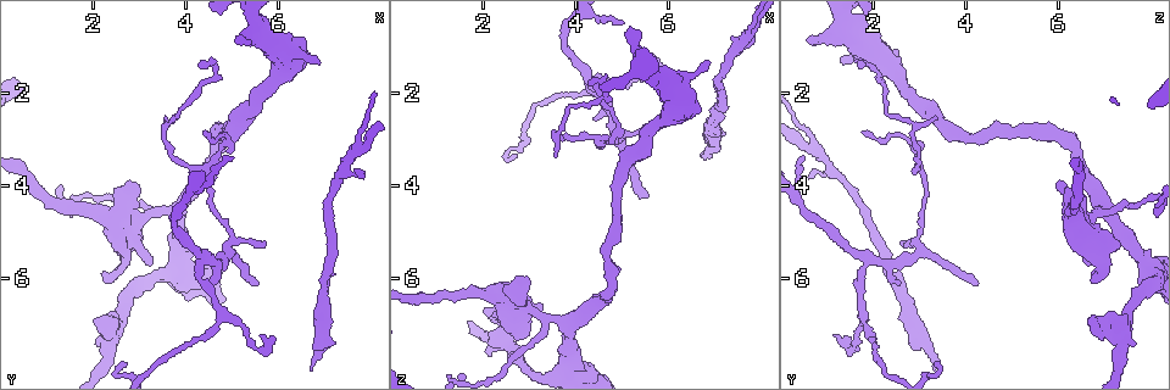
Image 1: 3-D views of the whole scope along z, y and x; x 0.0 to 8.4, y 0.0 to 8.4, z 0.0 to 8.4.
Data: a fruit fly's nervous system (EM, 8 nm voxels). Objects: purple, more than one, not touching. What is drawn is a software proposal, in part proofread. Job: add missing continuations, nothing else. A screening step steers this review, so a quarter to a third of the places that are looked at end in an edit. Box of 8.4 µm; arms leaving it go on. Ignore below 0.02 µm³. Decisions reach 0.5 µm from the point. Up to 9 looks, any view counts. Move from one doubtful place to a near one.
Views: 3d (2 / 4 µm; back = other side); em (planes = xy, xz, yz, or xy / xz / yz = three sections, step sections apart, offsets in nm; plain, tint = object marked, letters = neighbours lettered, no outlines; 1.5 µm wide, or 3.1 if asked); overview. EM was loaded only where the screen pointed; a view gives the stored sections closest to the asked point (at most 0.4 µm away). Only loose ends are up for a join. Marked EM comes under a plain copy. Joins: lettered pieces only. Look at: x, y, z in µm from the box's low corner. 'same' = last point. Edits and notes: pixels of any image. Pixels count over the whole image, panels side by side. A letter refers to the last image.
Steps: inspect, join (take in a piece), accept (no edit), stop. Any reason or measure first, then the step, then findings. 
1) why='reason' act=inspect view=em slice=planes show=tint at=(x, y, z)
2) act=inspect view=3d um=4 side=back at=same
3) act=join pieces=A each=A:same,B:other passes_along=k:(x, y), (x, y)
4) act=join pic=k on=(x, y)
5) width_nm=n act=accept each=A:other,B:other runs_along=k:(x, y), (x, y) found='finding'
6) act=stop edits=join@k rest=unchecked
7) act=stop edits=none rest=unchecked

why='free end' act=inspect view=em slice=planes show=letters at=(5.50, 6.10, 4.25)

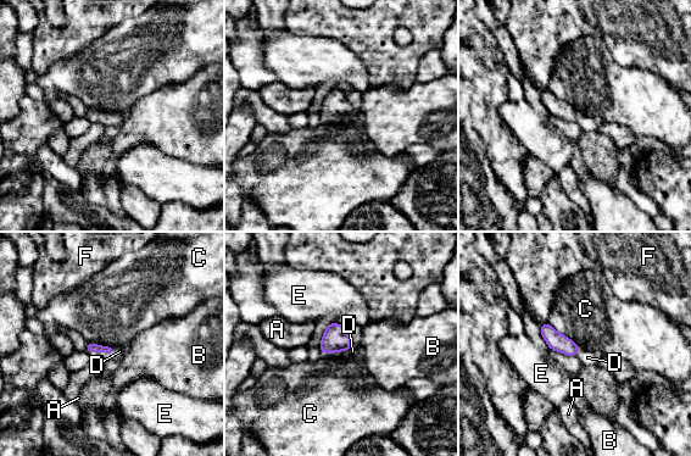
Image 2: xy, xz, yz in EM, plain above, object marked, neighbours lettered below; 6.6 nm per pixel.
act=join pieces=D each=A:other,B:other,C:other,D:same,E:other,F:other passes_along=2:(335, 338), (336, 350), (352, 351) found='it goes on there'

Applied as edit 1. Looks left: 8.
why='thin end' act=inspect view=em slice=xz step=8 show=tint at=(5.55, 7.20, 1.20)

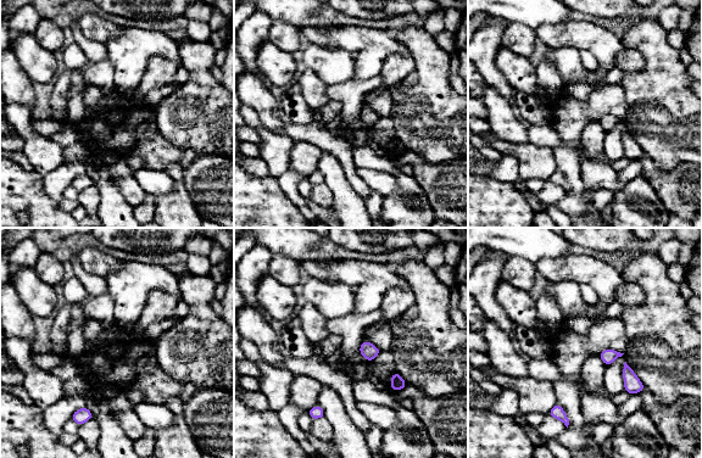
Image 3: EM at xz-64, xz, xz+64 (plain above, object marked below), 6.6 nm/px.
act=inspect view=em slice=planes show=tint at=same

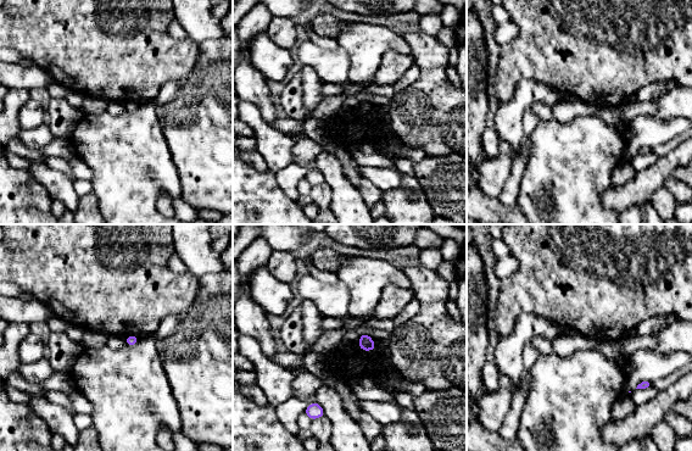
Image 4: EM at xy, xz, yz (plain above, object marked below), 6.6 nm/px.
why='what lies round it' act=inspect view=em slice=planes show=letters at=same

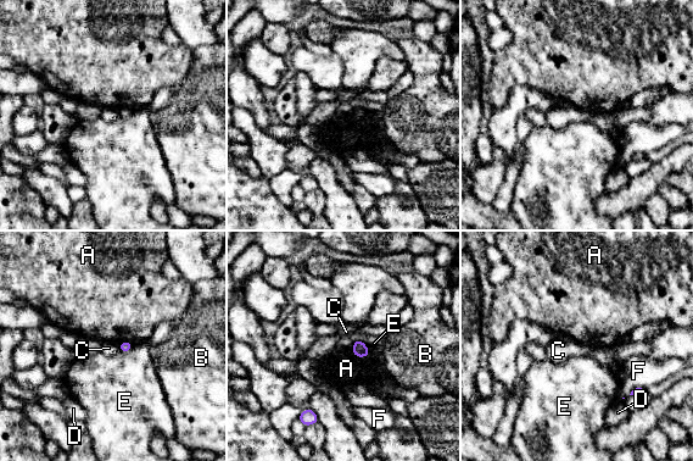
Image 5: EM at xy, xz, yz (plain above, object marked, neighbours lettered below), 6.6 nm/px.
width_nm=70 act=accept each=A:other,B:other,C:other,D:other,E:other,F:other border=5:(356, 339), (351, 349) found='none of them fits'

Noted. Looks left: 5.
act=inspect view=3d um=4 at=(4.35, 2.85, 1.80)

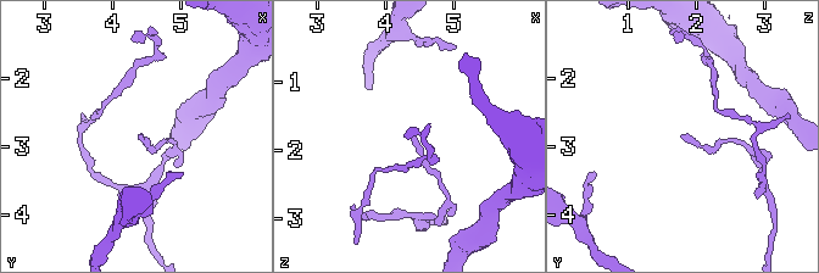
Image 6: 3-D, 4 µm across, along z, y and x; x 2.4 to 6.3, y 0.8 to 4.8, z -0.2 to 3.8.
why='need the tissue' act=inspect view=em slice=yz step=8 show=letters at=(4.40, 2.85, 1.80)

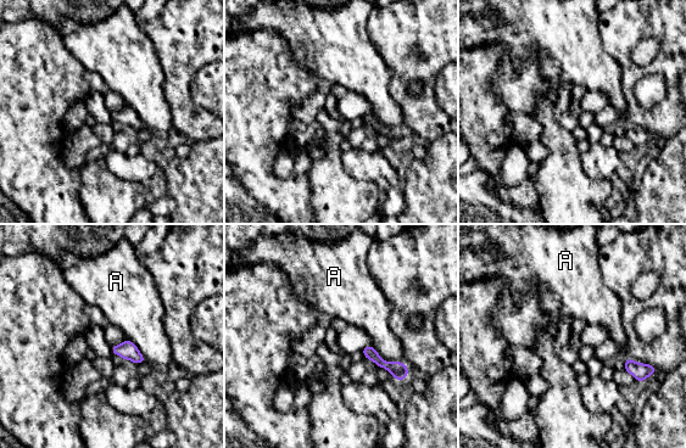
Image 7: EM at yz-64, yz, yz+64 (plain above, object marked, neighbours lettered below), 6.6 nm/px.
act=inspect view=em slice=planes show=letters at=same

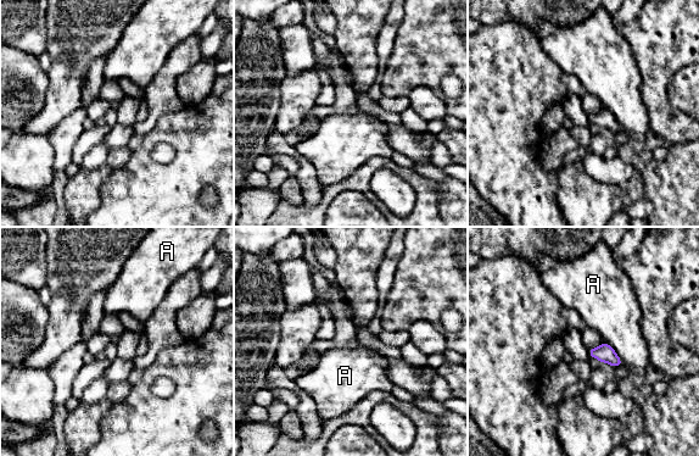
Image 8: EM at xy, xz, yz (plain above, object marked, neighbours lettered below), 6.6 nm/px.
width_nm=120 act=accept each=A:other border=8:(604, 342), (624, 363) found='no lettered piece goes on from it'

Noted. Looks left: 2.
act=stop edits=join@2 rest=unchecked

